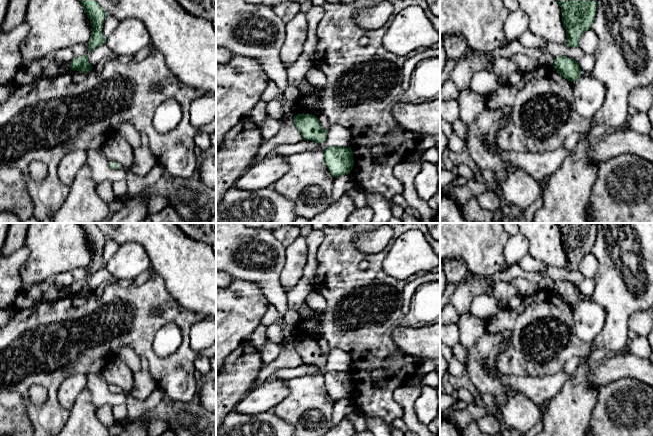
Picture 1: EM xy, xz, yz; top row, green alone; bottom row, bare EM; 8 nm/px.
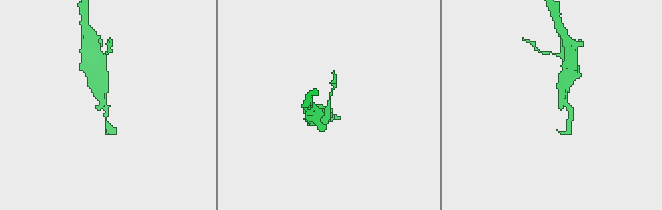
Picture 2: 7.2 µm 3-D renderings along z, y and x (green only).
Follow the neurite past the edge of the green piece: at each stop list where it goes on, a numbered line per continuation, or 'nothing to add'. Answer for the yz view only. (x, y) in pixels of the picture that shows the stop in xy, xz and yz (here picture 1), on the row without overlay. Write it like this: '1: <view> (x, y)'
nothing to add

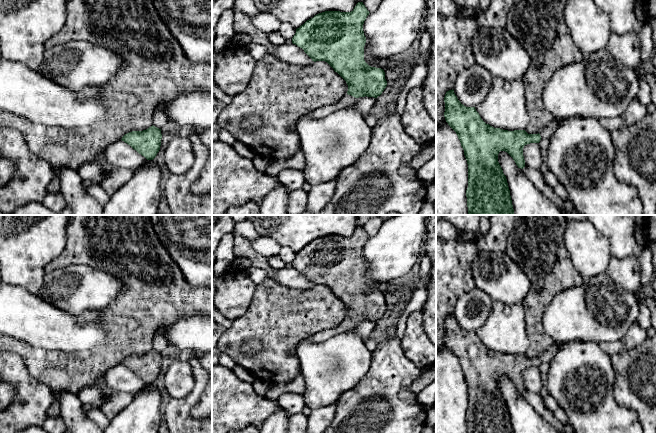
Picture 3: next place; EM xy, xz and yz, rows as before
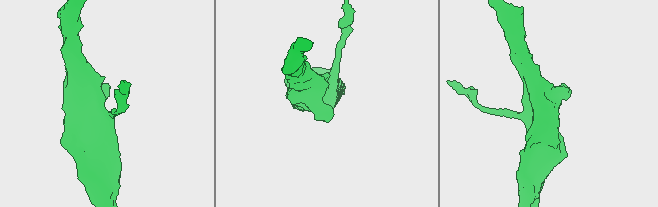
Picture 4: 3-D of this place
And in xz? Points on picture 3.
1: xz (348, 325)

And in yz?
1: yz (547, 356)

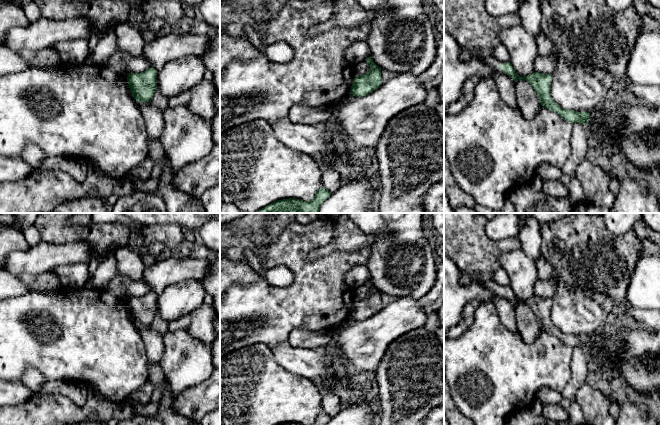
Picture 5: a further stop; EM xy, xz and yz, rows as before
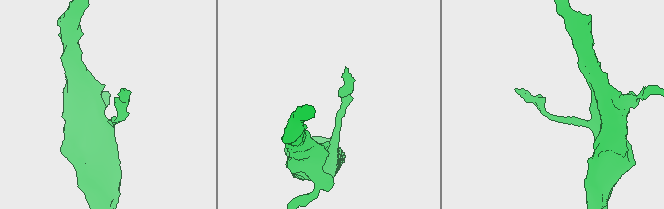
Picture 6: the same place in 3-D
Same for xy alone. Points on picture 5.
nothing to add

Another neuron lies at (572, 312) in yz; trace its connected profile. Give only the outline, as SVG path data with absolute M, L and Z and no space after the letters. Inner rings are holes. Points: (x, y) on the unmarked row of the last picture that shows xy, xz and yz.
M560 281L552 297L551 321L563 333L591 336L603 327L603 308L593 298L586 296L582 290L572 289Z

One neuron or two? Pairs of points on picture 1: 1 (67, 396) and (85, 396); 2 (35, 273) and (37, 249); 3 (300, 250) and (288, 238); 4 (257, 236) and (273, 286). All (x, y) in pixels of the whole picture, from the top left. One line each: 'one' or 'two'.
1: two
2: one
3: two
4: one

